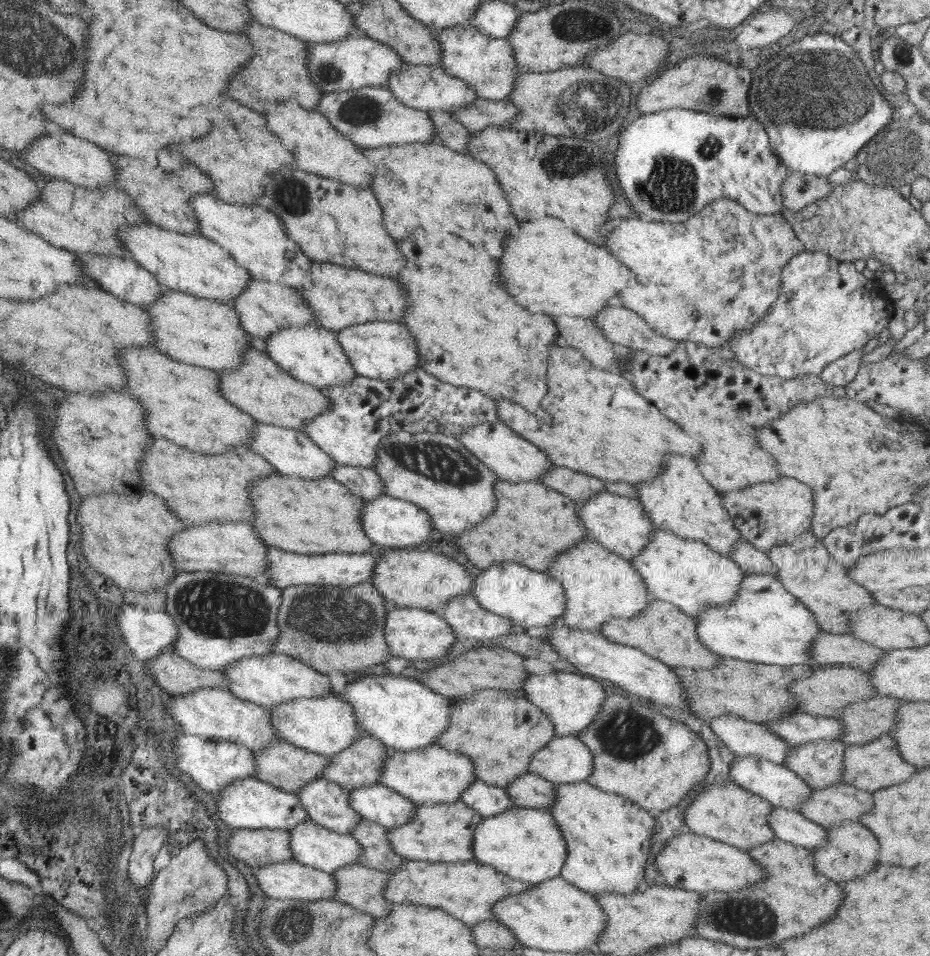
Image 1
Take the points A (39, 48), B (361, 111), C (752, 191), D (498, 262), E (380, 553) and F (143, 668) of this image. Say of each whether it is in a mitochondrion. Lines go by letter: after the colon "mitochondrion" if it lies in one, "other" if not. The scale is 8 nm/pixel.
A: mitochondrion
B: mitochondrion
C: other
D: other
E: other
F: other

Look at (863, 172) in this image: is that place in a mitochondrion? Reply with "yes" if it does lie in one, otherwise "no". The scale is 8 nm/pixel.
yes

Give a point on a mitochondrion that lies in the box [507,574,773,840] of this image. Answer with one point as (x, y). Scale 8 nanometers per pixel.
(627, 736)

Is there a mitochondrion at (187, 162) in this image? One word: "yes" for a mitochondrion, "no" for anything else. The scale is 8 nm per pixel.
no

